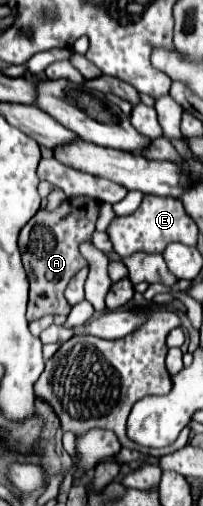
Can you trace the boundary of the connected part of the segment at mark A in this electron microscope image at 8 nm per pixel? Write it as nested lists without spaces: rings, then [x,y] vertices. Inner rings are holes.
[[[71,197],[65,199],[57,209],[39,209],[27,225],[21,229],[19,235],[19,251],[23,257],[23,265],[27,271],[27,279],[31,283],[29,287],[29,307],[27,307],[27,319],[35,321],[45,315],[69,315],[71,307],[63,297],[63,291],[67,283],[89,265],[89,261],[81,255],[79,245],[83,241],[91,241],[95,231],[95,221],[99,217],[101,201],[93,197]],[[47,229],[53,231],[57,243],[47,243]]]

